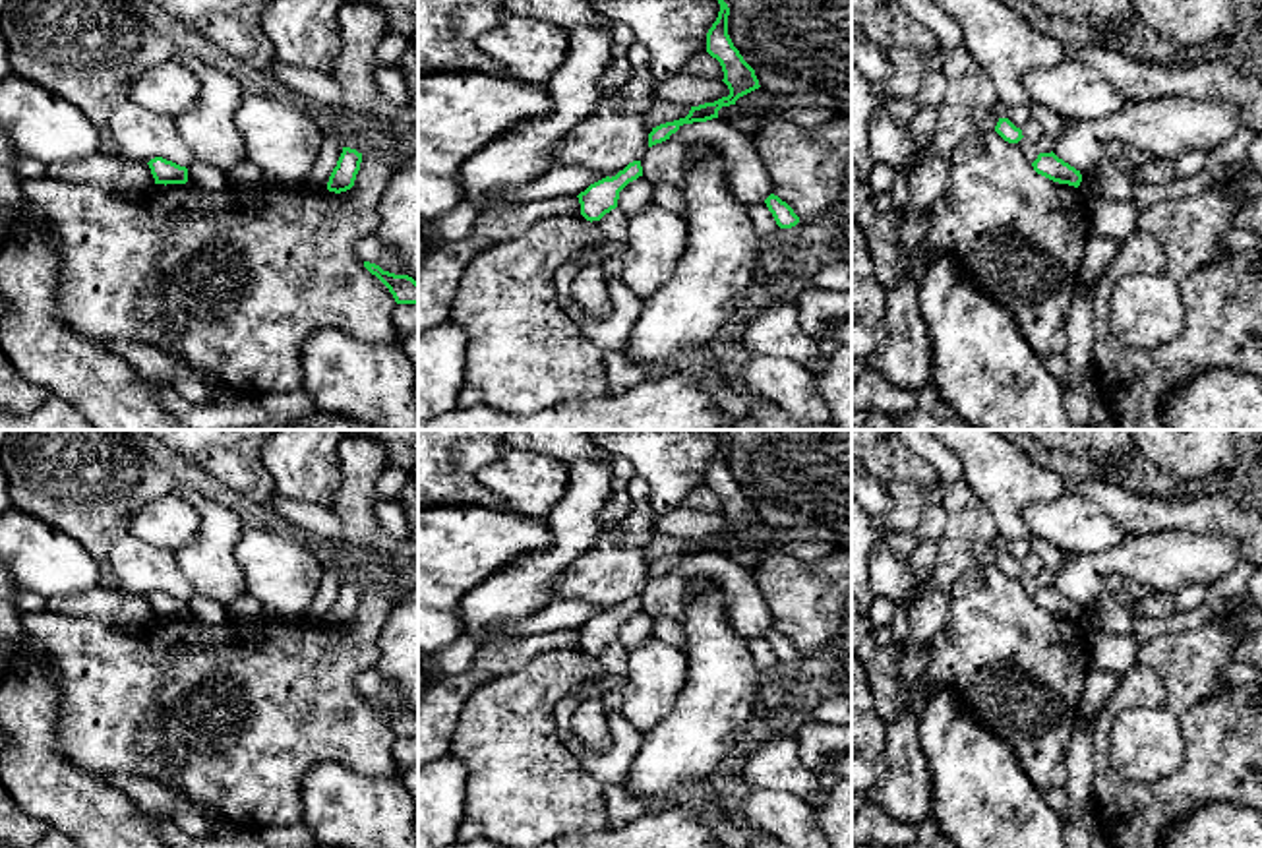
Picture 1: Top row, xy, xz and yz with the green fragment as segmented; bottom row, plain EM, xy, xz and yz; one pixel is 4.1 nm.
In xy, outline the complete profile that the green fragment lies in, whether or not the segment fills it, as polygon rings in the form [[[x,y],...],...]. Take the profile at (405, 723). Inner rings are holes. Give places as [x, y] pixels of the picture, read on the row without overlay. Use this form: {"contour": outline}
{"contour": [[[364,695],[364,701],[389,722],[397,738],[418,738],[418,716],[412,711],[383,705],[370,695]]]}

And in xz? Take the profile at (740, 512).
{"contour": [[[714,430],[714,432],[720,438],[720,445],[716,455],[706,467],[706,486],[720,496],[724,505],[722,515],[728,519],[730,529],[714,536],[691,540],[685,552],[652,561],[652,565],[648,567],[648,581],[670,573],[670,569],[676,567],[683,558],[706,556],[718,552],[718,544],[722,540],[736,538],[739,530],[761,521],[755,503],[743,494],[743,490],[734,480],[728,469],[728,449],[730,449],[728,438],[724,436],[722,430]]]}

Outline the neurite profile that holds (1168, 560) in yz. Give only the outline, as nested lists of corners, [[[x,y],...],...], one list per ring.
[[[1169,529],[1128,534],[1121,546],[1103,552],[1070,554],[1053,573],[1053,587],[1088,608],[1107,592],[1111,575],[1119,575],[1128,587],[1144,585],[1171,594],[1192,583],[1212,585],[1239,561],[1239,542],[1233,536]]]

